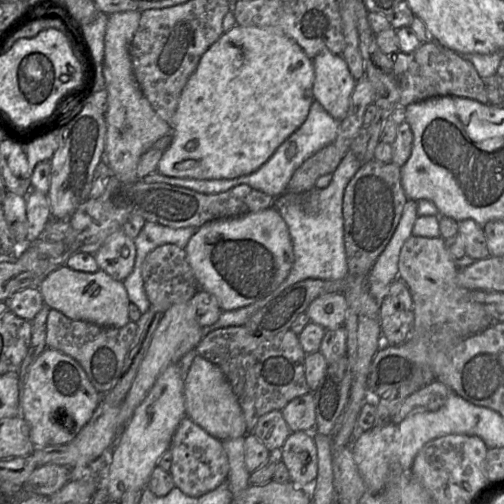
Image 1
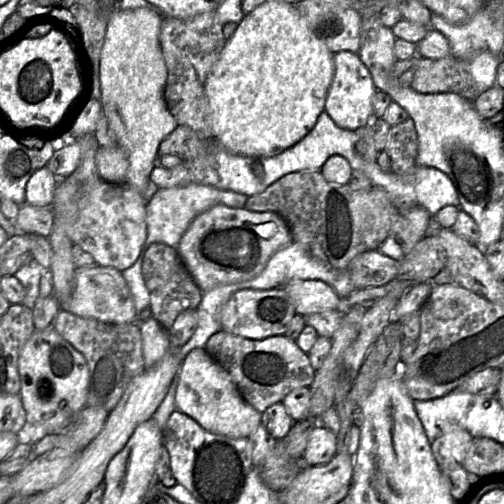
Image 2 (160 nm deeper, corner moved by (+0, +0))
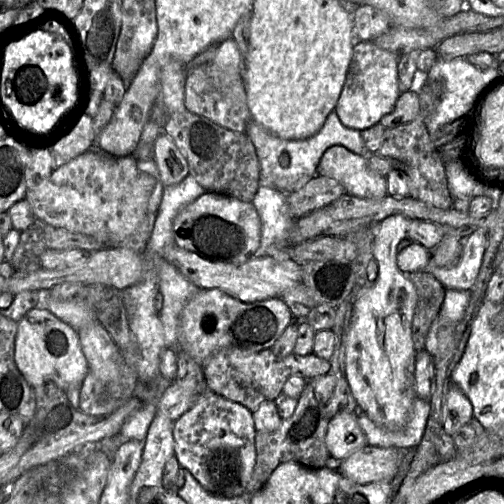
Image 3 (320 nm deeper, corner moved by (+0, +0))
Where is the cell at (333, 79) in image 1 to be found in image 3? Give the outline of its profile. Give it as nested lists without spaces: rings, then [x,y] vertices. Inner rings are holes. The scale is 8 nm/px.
[[[356,41],[346,80],[334,111],[341,123],[355,130],[365,130],[389,114],[401,92],[398,79],[399,55],[377,47],[372,41]]]

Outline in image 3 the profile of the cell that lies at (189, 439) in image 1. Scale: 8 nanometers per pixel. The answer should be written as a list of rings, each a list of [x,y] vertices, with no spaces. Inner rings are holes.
[[[208,390],[196,404],[173,422],[174,452],[181,468],[188,470],[209,494],[233,498],[246,493],[256,462],[252,413]]]

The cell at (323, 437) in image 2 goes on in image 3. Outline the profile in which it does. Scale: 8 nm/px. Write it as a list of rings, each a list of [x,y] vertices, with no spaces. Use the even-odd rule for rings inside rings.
[[[354,412],[340,413],[330,419],[326,433],[326,446],[330,455],[339,462],[367,446],[365,435]]]

